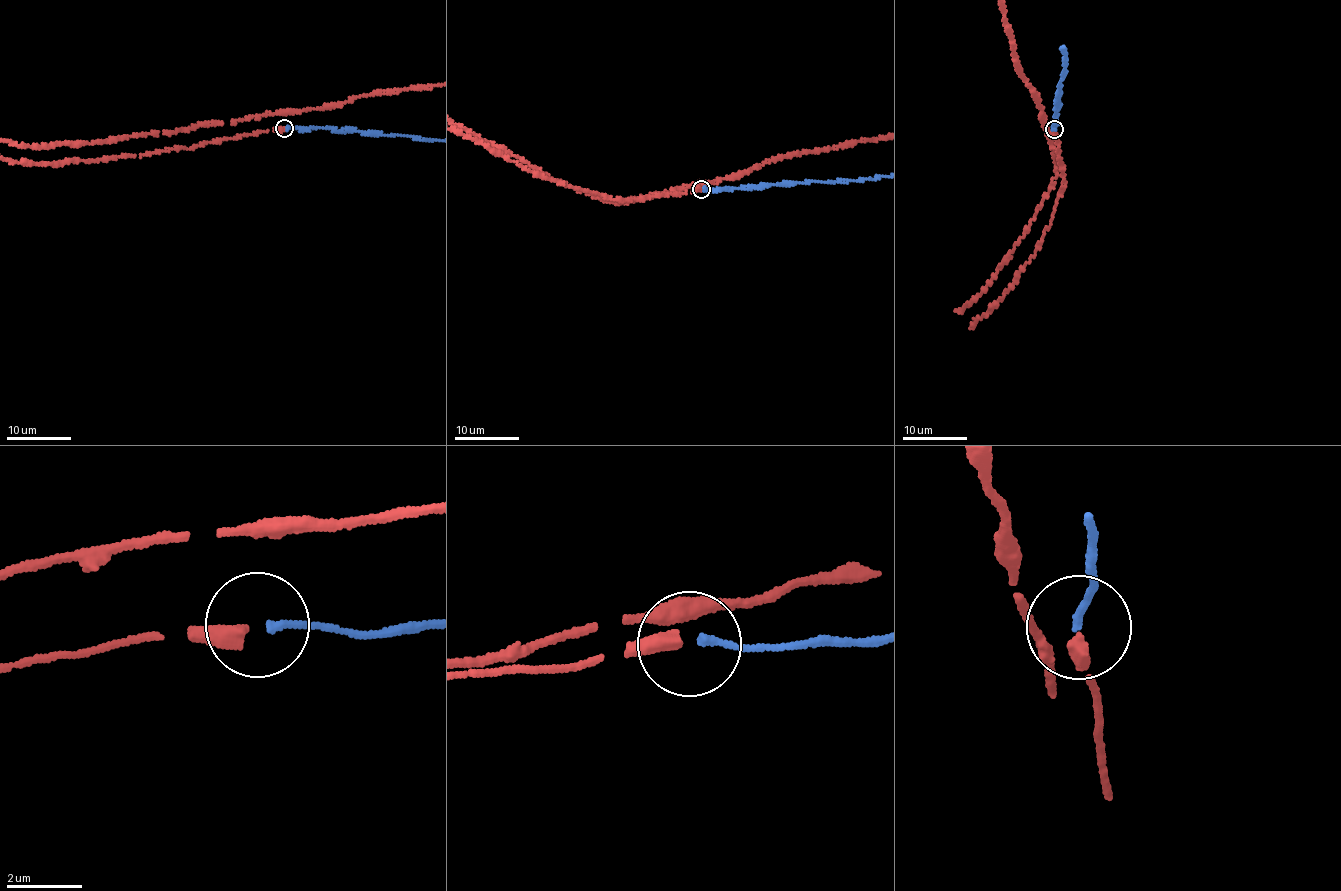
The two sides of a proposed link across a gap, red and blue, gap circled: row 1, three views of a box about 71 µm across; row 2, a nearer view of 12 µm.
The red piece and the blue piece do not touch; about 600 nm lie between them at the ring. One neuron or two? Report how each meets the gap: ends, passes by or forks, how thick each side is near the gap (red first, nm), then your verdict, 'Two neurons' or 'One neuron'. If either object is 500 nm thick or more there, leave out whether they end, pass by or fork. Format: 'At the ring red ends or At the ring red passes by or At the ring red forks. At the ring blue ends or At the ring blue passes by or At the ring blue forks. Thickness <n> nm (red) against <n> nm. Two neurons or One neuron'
At the ring red ends. At the ring blue ends. Thickness 400 nm (red) against 180 nm. One neuron

